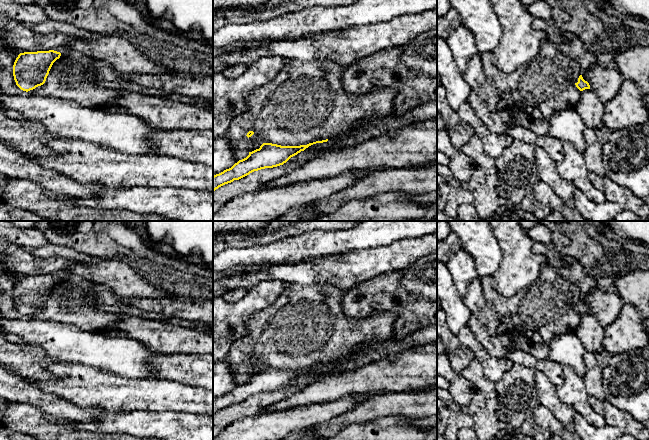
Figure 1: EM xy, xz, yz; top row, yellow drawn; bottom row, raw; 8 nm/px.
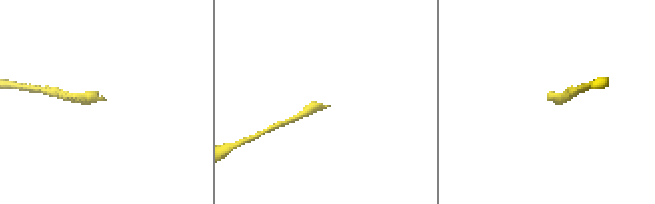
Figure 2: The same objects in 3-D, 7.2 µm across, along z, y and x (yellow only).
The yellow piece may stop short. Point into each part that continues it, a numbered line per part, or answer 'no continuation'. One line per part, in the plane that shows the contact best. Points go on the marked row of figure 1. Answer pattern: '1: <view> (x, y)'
1: yz (577, 71)

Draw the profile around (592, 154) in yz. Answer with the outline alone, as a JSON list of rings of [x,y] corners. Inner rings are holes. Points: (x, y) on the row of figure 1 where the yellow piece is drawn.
[[[585,128],[584,138],[586,140],[586,148],[583,152],[583,157],[589,172],[604,176],[605,168],[601,159],[602,144],[591,128]]]

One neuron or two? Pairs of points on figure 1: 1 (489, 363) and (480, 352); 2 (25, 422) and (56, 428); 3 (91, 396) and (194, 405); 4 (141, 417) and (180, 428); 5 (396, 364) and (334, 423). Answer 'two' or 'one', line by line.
1: one
2: one
3: one
4: one
5: two

